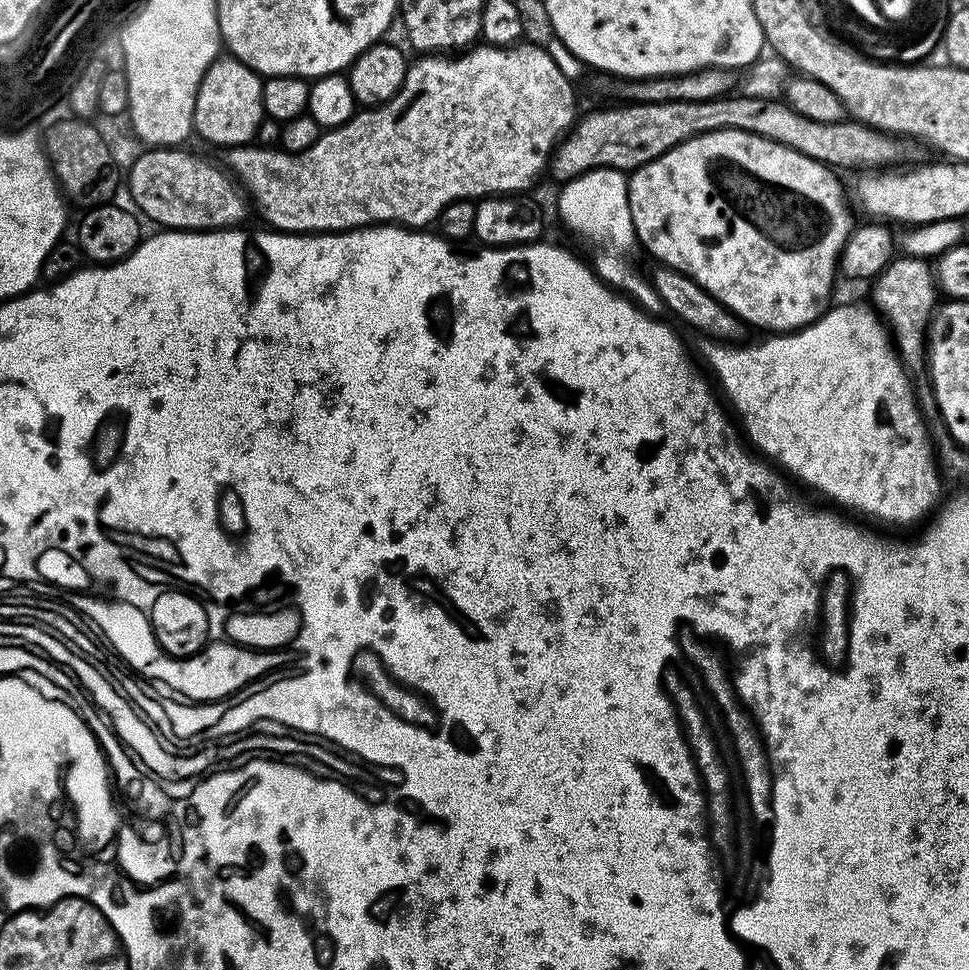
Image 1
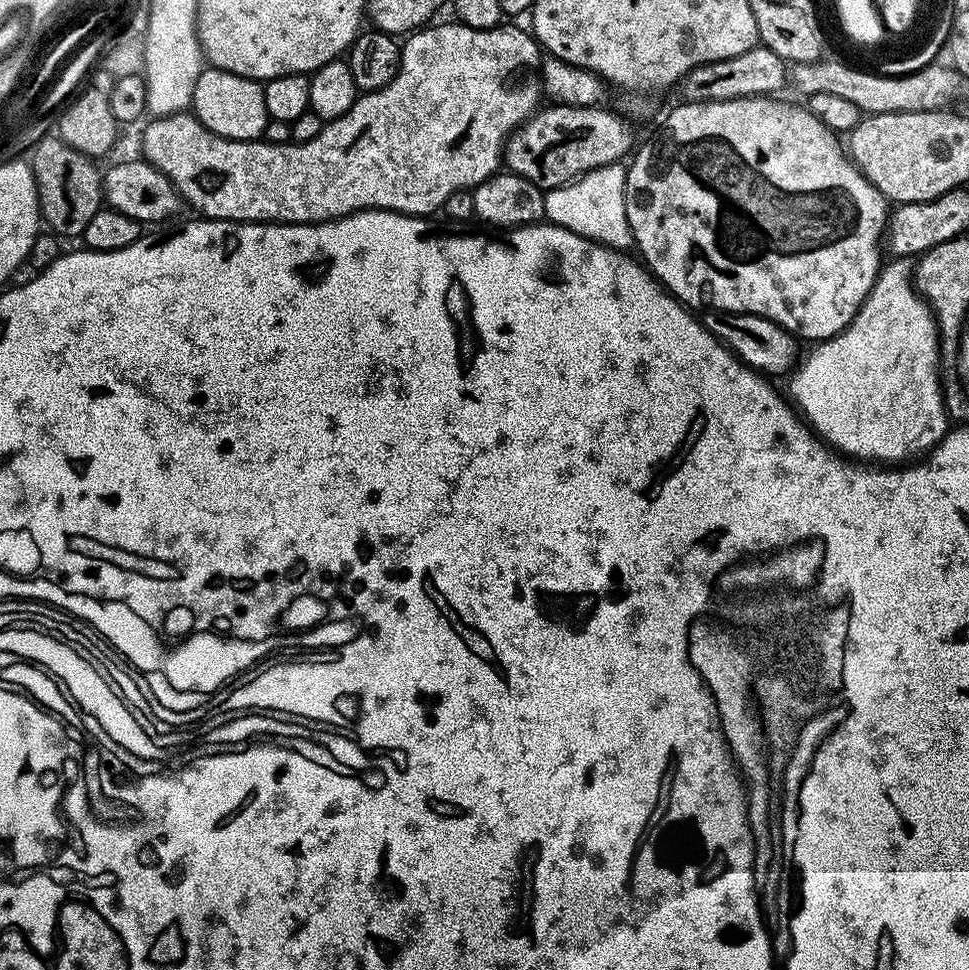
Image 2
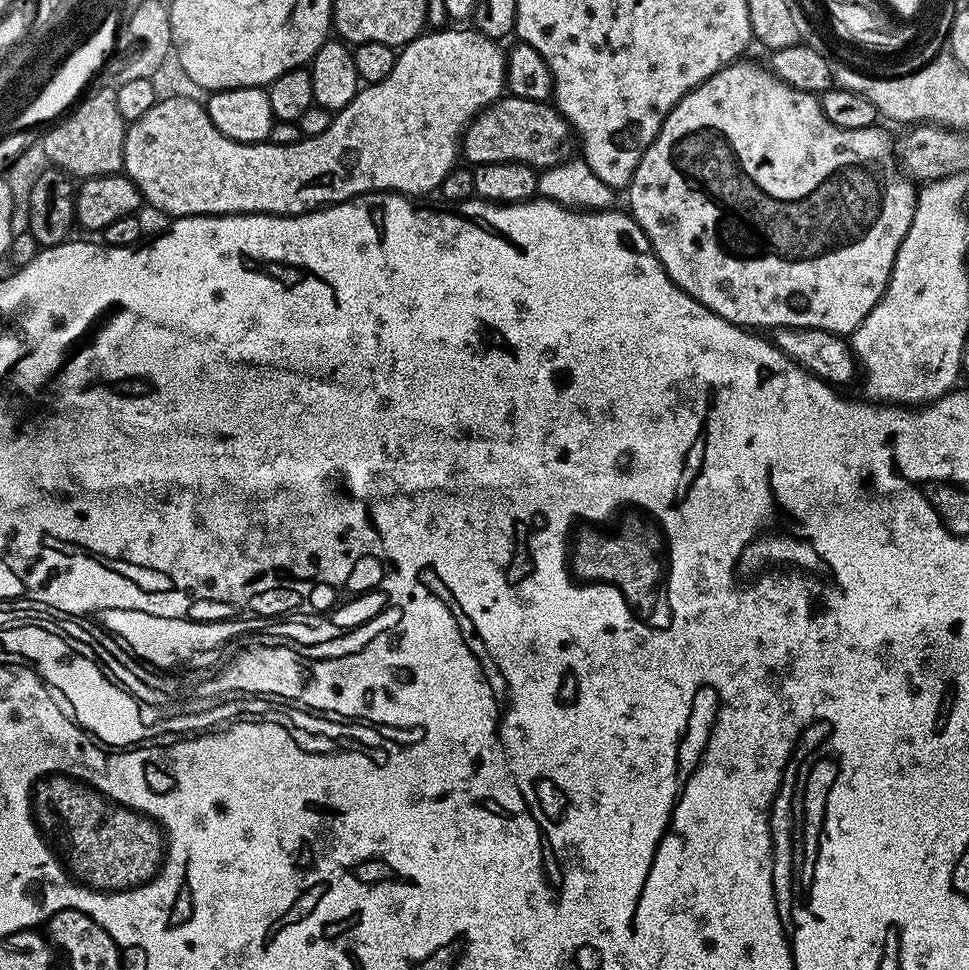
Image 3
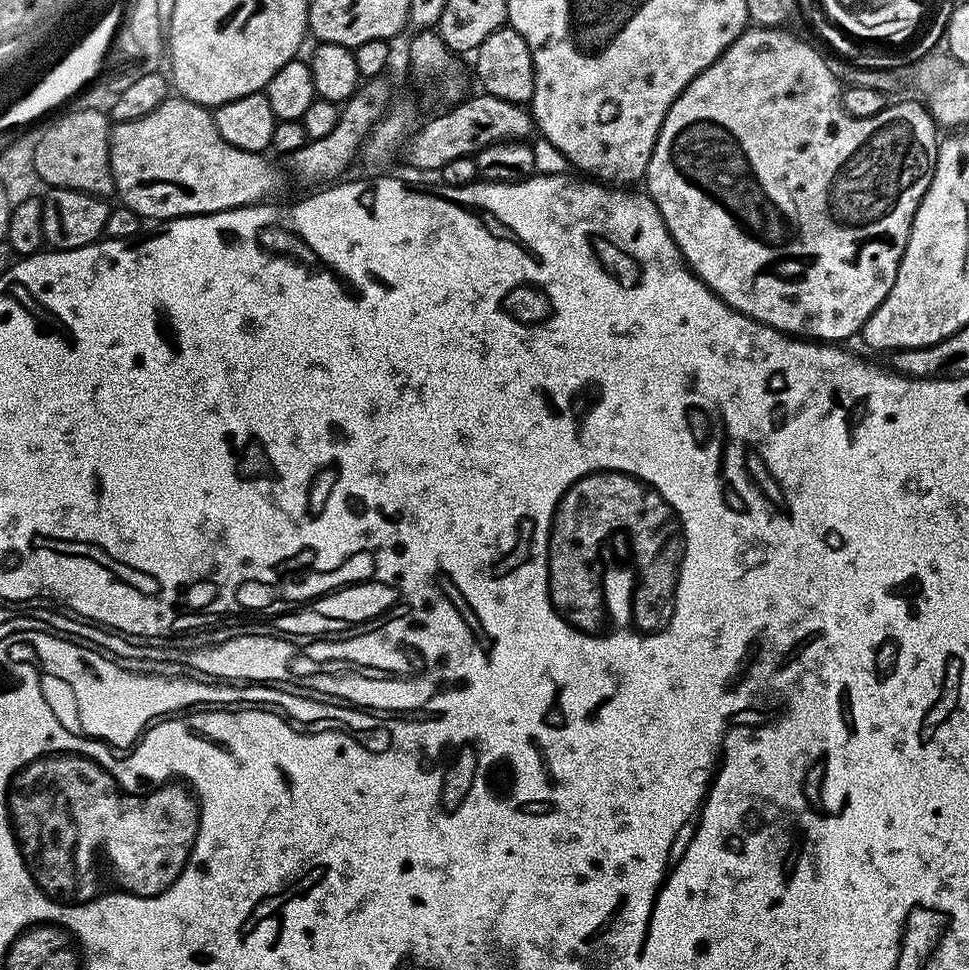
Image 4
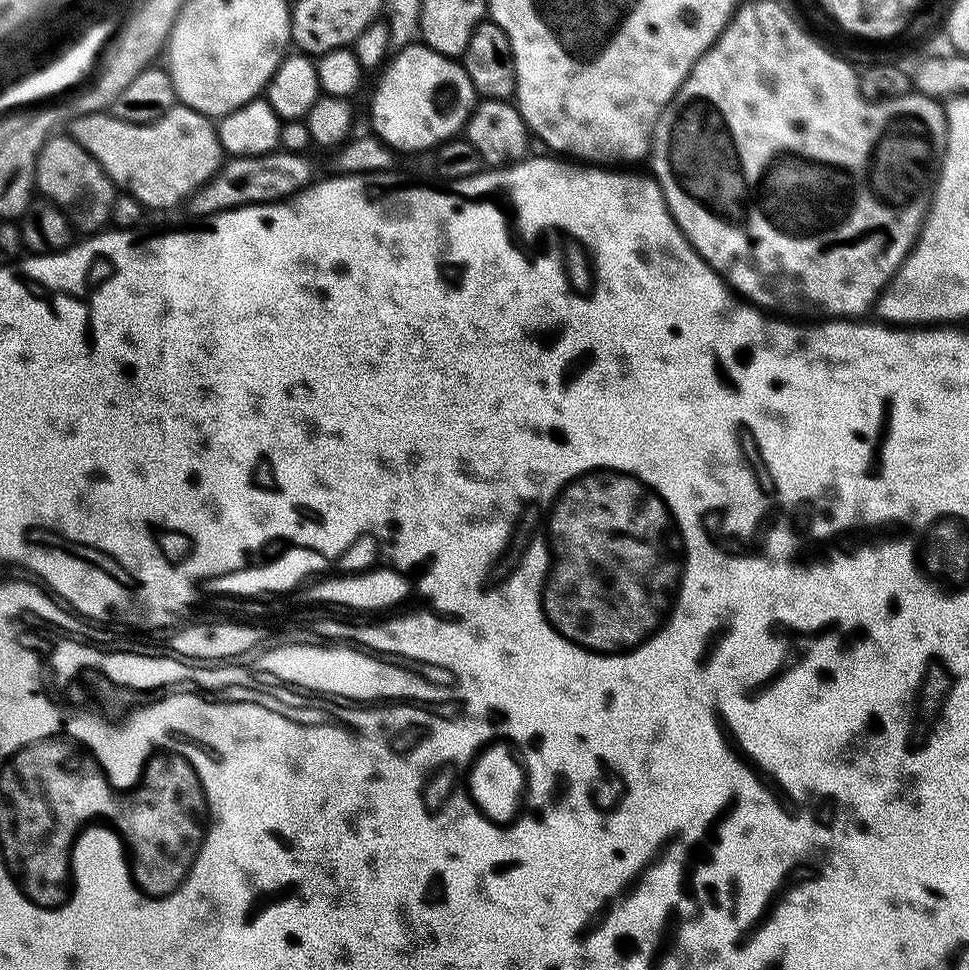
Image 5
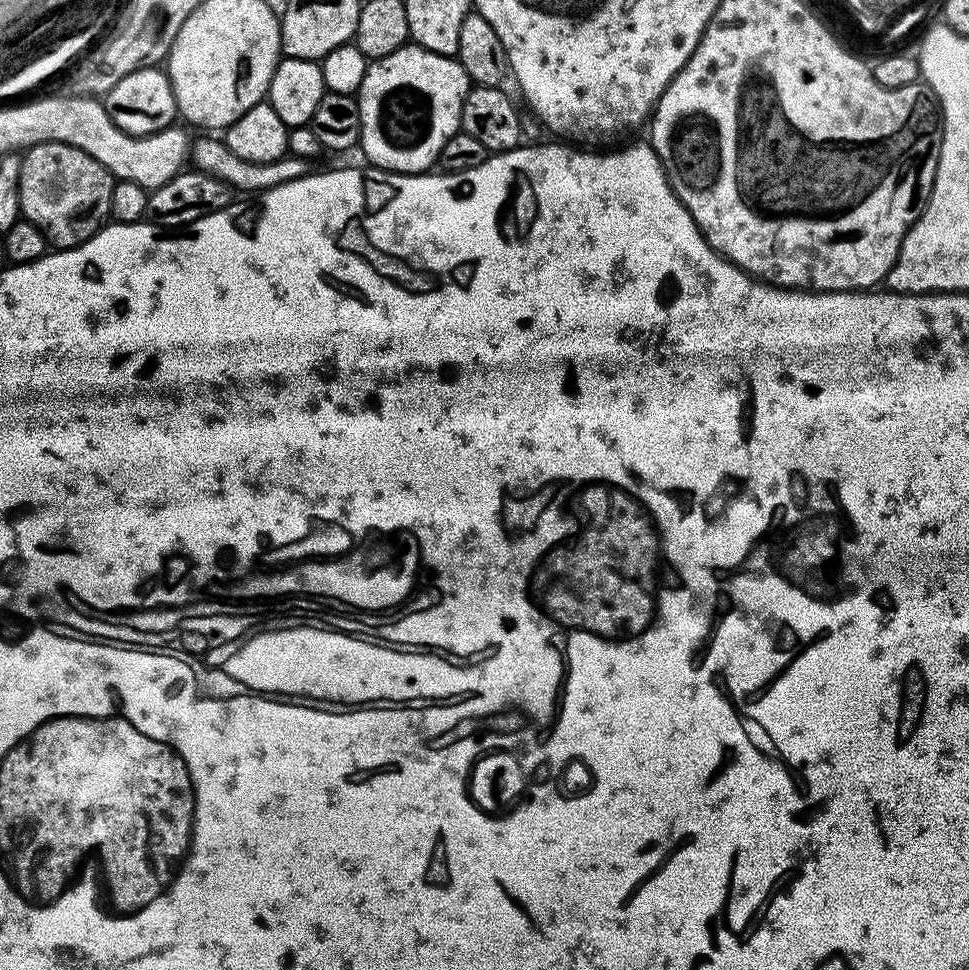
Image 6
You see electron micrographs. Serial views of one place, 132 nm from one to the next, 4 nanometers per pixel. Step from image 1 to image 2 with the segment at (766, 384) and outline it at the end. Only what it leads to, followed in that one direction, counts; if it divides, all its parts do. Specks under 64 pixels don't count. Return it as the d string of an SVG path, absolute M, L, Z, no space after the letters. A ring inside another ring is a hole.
M880 288L870 290L858 314L837 336L819 341L813 347L816 349L805 360L803 357L799 361L798 367L787 377L787 395L802 413L808 427L835 451L856 462L900 466L931 452L948 435L950 417L944 400L936 400L936 396L928 396L920 384L912 384L912 376L908 376L908 368L904 368L904 356L896 352L896 344L884 340L880 316L872 316L876 300L880 300Z

